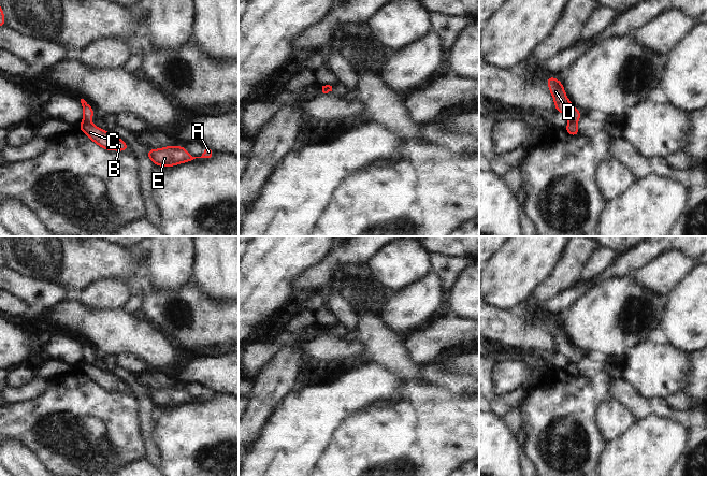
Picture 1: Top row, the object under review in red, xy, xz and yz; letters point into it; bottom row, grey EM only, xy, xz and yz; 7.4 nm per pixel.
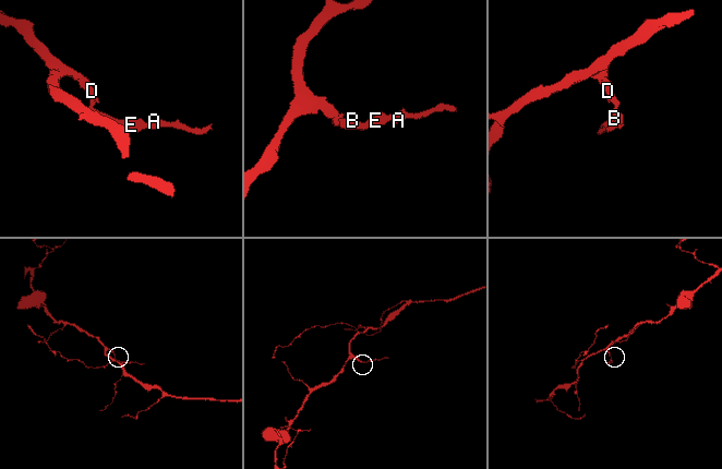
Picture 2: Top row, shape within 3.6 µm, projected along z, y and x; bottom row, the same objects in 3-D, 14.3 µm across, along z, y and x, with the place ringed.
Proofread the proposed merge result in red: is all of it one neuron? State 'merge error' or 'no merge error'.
merge error

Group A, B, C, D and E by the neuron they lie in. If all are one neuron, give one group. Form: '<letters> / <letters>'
A B C E / D

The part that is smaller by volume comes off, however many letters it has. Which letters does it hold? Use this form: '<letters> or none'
A, B, C, E

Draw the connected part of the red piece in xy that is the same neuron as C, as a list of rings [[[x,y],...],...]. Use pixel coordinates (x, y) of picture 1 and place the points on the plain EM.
[[[82,363],[78,370],[83,372],[90,380],[106,391],[124,392],[129,390],[126,382],[121,381],[115,375],[99,370],[91,363]]]

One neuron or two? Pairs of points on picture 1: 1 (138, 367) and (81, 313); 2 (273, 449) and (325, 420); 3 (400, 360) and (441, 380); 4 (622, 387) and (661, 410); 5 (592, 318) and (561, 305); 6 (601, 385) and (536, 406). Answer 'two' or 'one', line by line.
1: two
2: one
3: two
4: one
5: two
6: one

